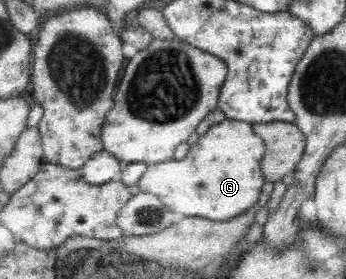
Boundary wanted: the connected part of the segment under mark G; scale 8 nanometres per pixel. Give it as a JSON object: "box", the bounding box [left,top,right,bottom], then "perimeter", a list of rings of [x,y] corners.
{"box":[138,118,268,222],"perimeter":[[[227,118],[213,125],[191,145],[189,155],[182,160],[151,164],[141,173],[138,187],[143,193],[153,193],[176,215],[199,215],[213,221],[227,222],[256,207],[266,184],[262,161],[268,147],[257,135],[252,123]]]}

